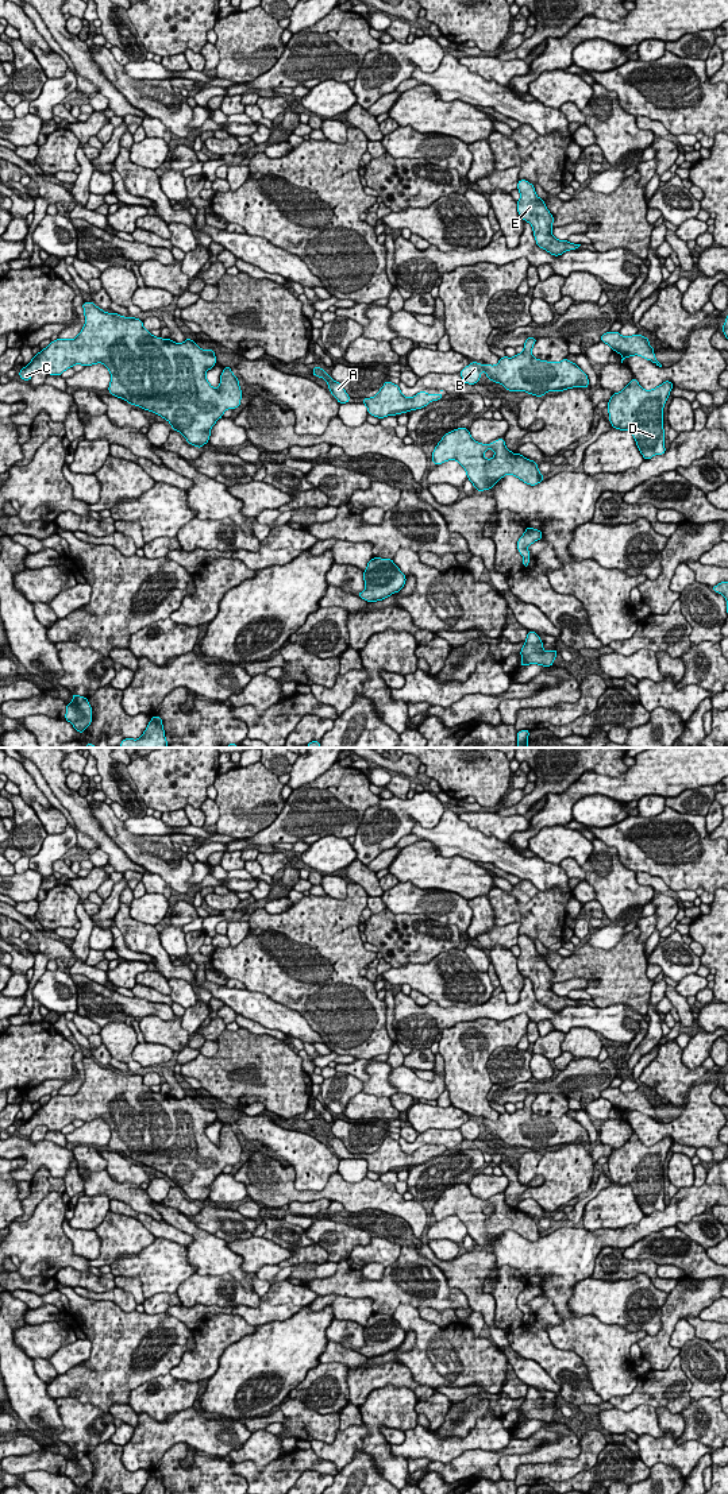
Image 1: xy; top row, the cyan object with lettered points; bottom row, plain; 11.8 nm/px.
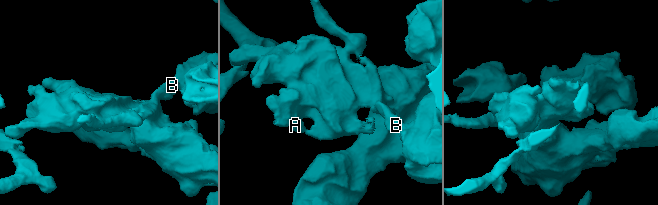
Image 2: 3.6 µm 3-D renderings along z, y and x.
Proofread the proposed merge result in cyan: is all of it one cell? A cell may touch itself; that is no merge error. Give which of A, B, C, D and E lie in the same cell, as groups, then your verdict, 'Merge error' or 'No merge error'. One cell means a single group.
Groups: A C D E / B. Merge error

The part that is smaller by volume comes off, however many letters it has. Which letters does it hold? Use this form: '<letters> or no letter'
B

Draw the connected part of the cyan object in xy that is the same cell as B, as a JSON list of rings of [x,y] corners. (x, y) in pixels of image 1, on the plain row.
[[[471,1117],[467,1123],[461,1126],[459,1131],[463,1135],[463,1139],[475,1140],[481,1134],[482,1122],[477,1117]]]

